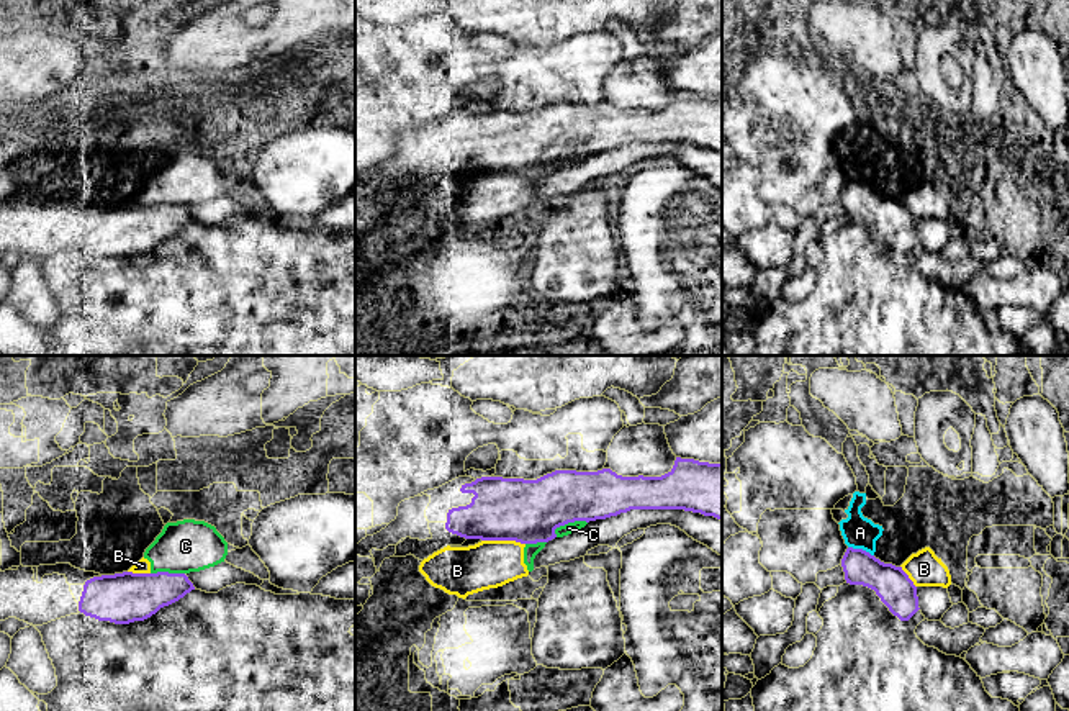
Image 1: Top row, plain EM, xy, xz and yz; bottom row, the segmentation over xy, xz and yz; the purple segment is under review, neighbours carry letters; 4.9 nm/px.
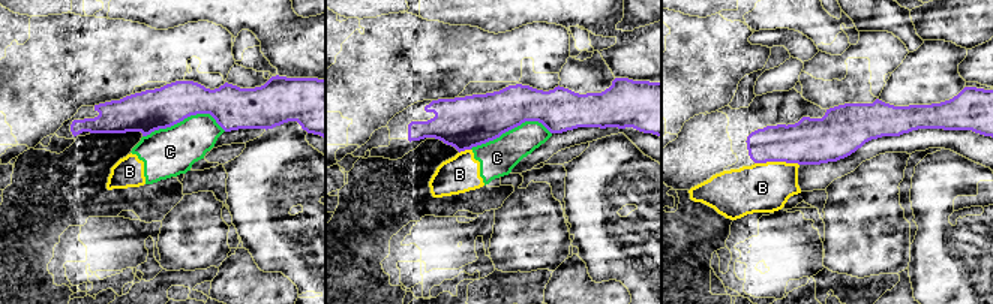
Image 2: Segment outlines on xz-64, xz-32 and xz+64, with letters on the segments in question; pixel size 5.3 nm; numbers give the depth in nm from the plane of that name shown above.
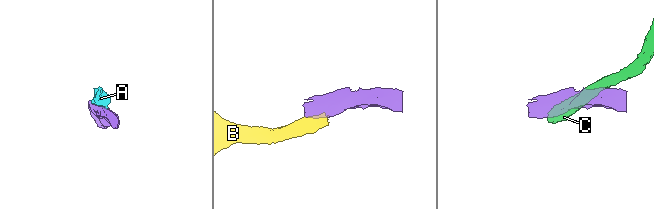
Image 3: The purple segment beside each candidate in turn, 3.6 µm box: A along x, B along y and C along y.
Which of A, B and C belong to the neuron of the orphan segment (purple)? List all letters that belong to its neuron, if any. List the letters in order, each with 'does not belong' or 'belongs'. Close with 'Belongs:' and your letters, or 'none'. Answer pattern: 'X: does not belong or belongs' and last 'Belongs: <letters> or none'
A: does not belong
B: does not belong
C: does not belong
Belongs: none

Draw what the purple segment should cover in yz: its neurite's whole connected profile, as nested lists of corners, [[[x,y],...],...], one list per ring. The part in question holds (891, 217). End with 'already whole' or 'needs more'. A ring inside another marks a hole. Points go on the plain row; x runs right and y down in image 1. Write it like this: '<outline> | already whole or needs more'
[[[853,180],[846,182],[841,200],[846,216],[874,223],[900,254],[909,254],[920,242],[917,220],[902,200],[884,197],[869,185]]] | already whole

